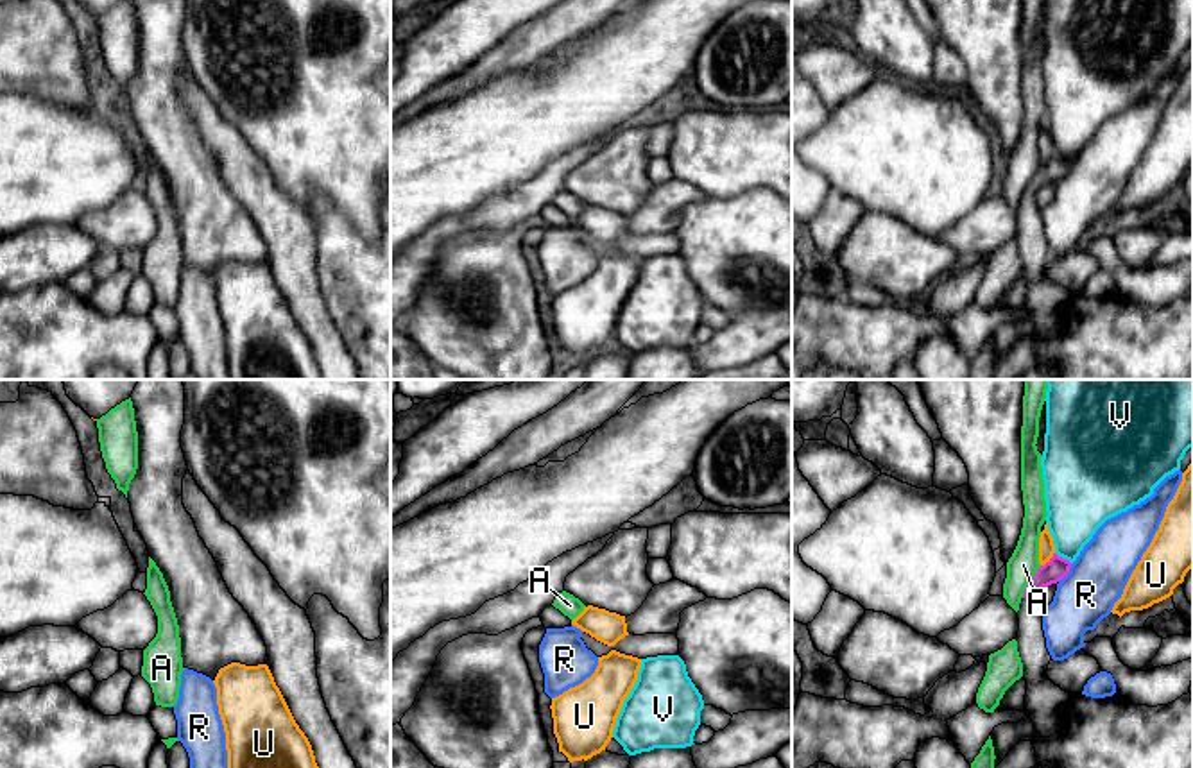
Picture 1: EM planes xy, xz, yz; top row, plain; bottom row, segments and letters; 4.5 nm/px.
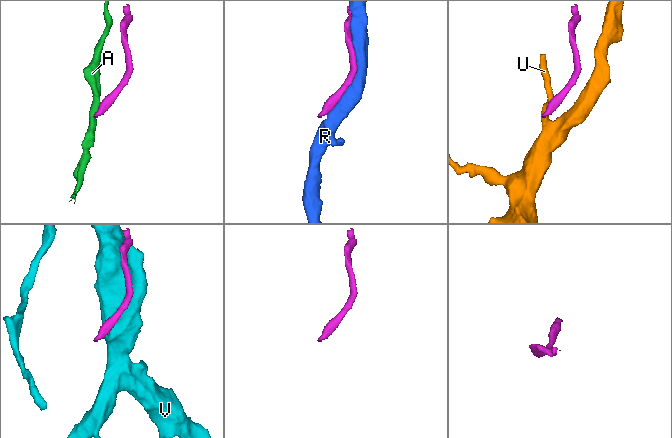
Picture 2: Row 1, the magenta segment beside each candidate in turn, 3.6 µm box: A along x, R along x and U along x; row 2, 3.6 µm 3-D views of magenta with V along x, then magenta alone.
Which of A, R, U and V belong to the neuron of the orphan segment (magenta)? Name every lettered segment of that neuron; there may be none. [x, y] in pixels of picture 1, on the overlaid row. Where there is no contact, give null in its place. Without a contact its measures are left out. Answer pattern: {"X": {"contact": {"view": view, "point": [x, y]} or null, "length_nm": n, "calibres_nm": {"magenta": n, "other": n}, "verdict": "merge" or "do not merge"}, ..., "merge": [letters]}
{"A": {"contact": {"view": "yz", "point": [1030, 582]}, "length_nm": 170, "calibres_nm": {"magenta": 100, "other": 140}, "verdict": "do not merge"}, "R": {"contact": {"view": "yz", "point": [1066, 573]}, "length_nm": 100, "calibres_nm": {"magenta": 100, "other": 260}, "verdict": "do not merge"}, "U": {"contact": {"view": "yz", "point": [1050, 559]}, "length_nm": 90, "calibres_nm": {"magenta": 100, "other": 80}, "verdict": "do not merge"}, "V": {"contact": {"view": "yz", "point": [1064, 559]}, "length_nm": 90, "calibres_nm": {"magenta": 100, "other": 280}, "verdict": "do not merge"}, "merge": []}

